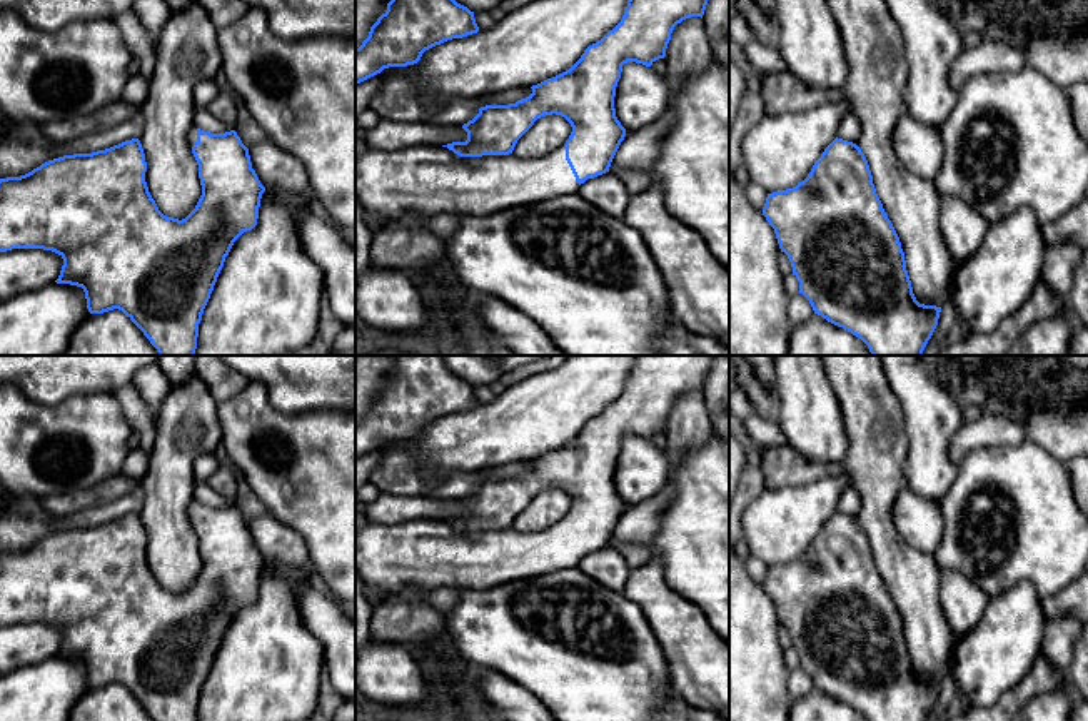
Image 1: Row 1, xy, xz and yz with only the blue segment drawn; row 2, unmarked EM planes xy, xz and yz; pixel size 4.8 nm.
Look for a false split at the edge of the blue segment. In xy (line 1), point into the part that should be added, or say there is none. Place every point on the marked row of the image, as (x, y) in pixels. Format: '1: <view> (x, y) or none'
1: xy (192, 136)

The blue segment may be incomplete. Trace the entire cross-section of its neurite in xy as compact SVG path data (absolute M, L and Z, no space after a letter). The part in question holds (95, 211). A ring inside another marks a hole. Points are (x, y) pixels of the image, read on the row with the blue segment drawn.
M192 127L189 132L189 145L199 165L202 195L195 209L182 220L164 215L152 199L145 182L145 154L139 139L125 140L118 145L92 154L63 155L42 164L25 175L0 179L0 252L12 249L43 249L58 254L63 259L63 265L55 282L82 287L90 314L103 314L118 309L144 332L144 335L157 349L159 355L194 355L197 349L199 324L217 277L224 267L225 257L229 255L234 242L244 232L252 230L257 225L260 199L265 187L260 184L255 170L252 169L249 149L242 144L235 130L210 134Z

